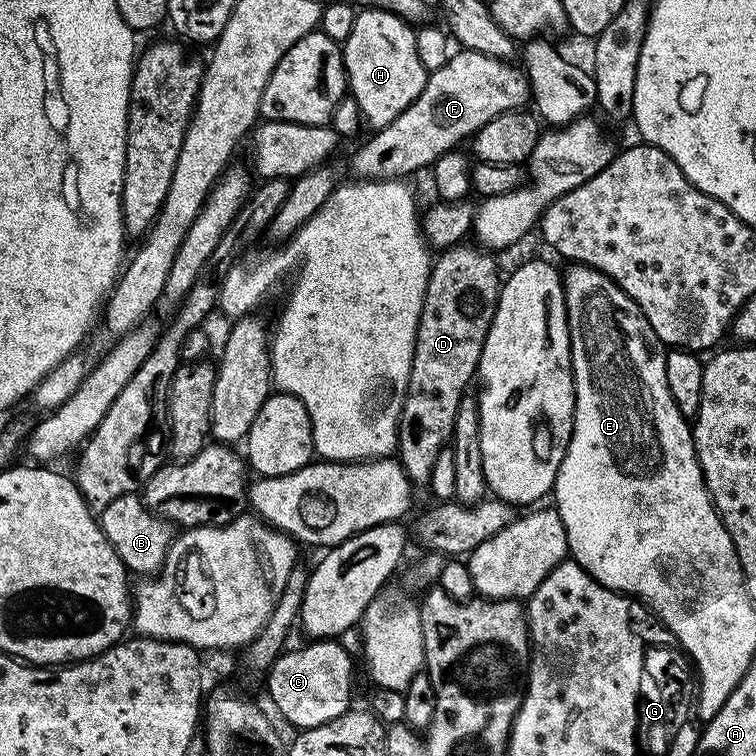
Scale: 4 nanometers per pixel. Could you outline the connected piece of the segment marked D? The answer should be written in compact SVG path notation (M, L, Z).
M461 242L455 247L445 248L436 256L437 260L435 257L428 273L410 378L404 385L404 402L399 407L397 419L398 459L413 485L418 488L429 485L436 458L451 439L459 404L466 395L470 380L473 381L477 375L486 334L496 313L496 303L500 301L502 272L500 276L496 269L497 257L480 246L473 247L468 242Z

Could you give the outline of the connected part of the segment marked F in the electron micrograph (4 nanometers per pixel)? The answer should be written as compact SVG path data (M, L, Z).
M467 50L457 51L442 66L442 70L434 70L428 74L428 81L418 94L416 101L390 126L381 128L371 133L372 137L357 150L352 156L352 168L357 172L360 180L399 180L408 178L411 172L419 168L427 169L436 163L436 159L442 154L453 151L460 143L475 136L476 132L490 122L490 118L498 118L503 112L514 112L525 107L524 103L530 100L530 85L528 77L519 67L511 68L513 65L507 60L490 58L481 52L470 52Z

